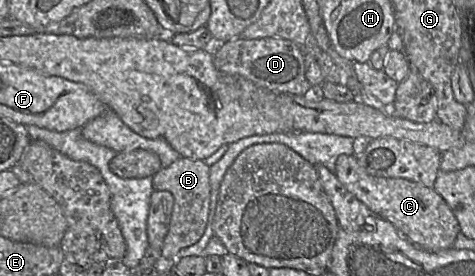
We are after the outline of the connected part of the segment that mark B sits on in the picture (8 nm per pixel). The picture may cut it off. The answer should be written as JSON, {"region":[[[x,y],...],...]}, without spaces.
{"region":[[[180,157],[155,173],[152,185],[155,191],[168,191],[174,198],[172,216],[160,255],[177,260],[180,250],[194,245],[204,234],[210,205],[210,167],[204,160]]]}

